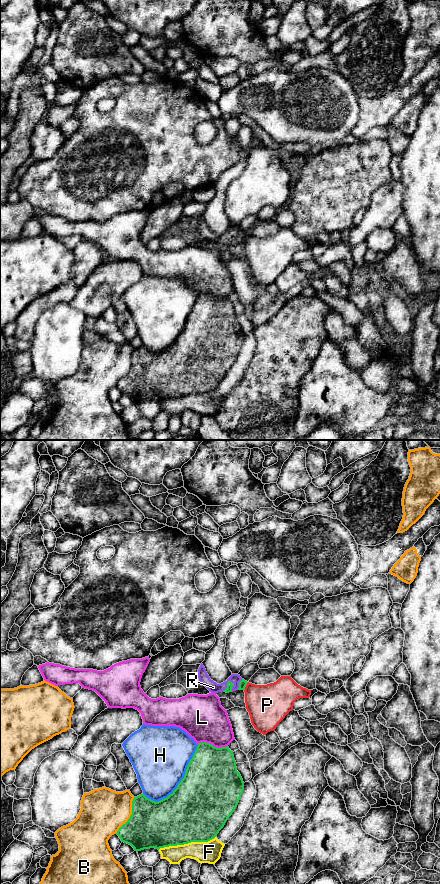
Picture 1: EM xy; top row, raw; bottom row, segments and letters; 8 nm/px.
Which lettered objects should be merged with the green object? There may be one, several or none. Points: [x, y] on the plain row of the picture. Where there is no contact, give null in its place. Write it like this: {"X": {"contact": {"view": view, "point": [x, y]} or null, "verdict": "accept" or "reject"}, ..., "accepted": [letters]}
{"B": {"contact": {"view": "xy", "point": [131, 367]}, "verdict": "reject"}, "F": {"contact": {"view": "xy", "point": [186, 395]}, "verdict": "reject"}, "H": {"contact": {"view": "xy", "point": [179, 335]}, "verdict": "reject"}, "L": {"contact": {"view": "xy", "point": [211, 296]}, "verdict": "reject"}, "P": {"contact": {"view": "xy", "point": [245, 238]}, "verdict": "reject"}, "R": {"contact": {"view": "xy", "point": [227, 235]}, "verdict": "accept"}, "accepted": ["R"]}

